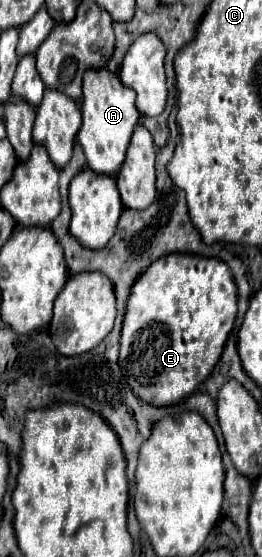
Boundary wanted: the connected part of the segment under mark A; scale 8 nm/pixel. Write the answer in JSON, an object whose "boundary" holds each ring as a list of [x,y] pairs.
{"boundary":[[[106,68],[100,72],[88,72],[88,76],[84,76],[84,98],[80,102],[82,126],[78,130],[78,142],[84,150],[88,166],[94,172],[104,176],[116,176],[120,172],[126,160],[126,150],[130,146],[134,126],[140,122],[140,112],[134,100],[136,92],[126,88],[120,78]]]}

